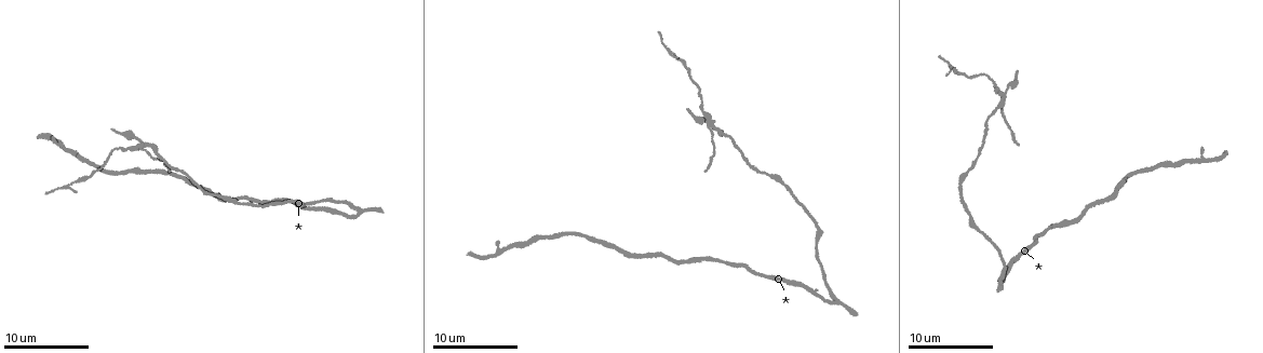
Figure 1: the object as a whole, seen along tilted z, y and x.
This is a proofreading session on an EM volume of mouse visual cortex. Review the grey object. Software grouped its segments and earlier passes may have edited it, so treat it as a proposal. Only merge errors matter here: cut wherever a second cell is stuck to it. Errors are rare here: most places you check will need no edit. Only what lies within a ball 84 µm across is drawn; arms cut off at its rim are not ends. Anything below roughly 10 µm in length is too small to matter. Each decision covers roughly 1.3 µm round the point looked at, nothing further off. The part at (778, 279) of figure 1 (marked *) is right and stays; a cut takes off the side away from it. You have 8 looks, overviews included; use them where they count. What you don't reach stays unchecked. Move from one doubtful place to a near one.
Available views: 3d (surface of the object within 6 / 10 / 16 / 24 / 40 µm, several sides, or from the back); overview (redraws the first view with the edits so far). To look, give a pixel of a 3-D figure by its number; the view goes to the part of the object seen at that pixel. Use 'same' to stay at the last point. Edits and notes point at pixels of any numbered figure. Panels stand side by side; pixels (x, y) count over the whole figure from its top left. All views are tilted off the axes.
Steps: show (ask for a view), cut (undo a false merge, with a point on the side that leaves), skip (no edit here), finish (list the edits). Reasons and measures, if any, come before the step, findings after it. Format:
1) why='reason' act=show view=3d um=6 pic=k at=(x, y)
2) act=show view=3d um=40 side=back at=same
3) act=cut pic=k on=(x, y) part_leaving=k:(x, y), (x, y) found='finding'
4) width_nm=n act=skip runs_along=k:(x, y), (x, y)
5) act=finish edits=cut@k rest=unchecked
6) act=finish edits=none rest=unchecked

why='calibre changes' act=show view=3d um=6 pic=1 at=(972, 218)

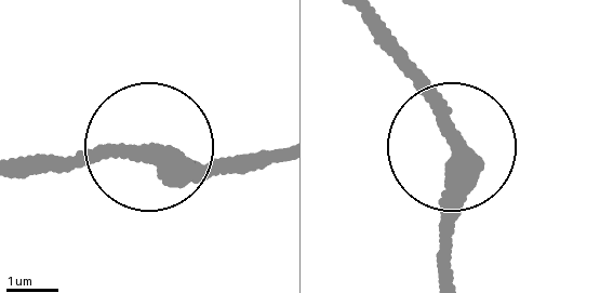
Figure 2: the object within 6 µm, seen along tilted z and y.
act=show view=3d um=6 side=back pic=2 at=(136, 154)

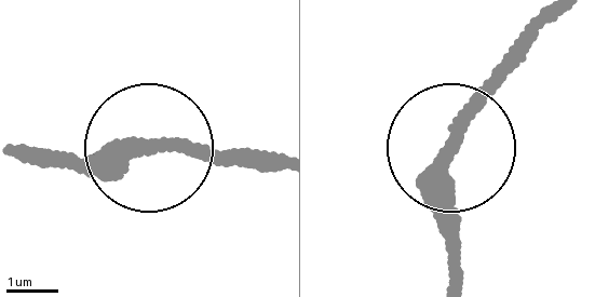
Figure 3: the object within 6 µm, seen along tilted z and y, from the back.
width_nm=290 act=skip runs_along=3:(23, 162), (90, 173), (162, 148), (267, 164) found='one cell here'

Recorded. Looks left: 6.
why='calibre changes' act=show view=3d um=6 pic=1 at=(966, 175)

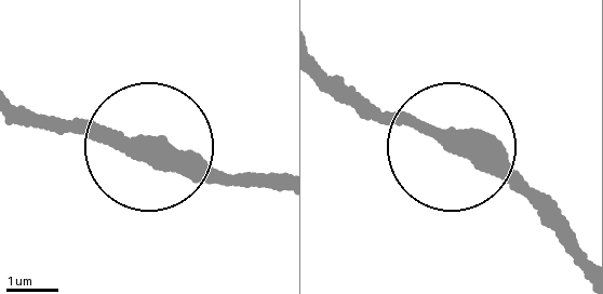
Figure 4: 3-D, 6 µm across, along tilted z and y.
width_nm=320 act=skip runs_along=4:(585, 275), (503, 163), (338, 101) found='all the same cell'

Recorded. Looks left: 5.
act=show view=3d um=6 pic=1 at=(818, 262)

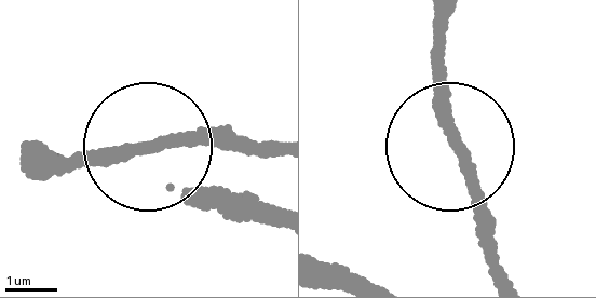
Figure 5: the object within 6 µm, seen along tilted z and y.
act=show view=3d um=6 side=back pic=5 at=(461, 155)

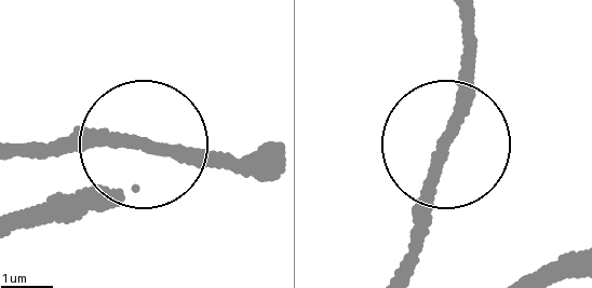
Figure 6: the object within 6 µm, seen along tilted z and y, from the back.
act=skip found='all the same cell'

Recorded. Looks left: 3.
why='calibre changes' act=show view=3d um=16 pic=1 at=(718, 131)

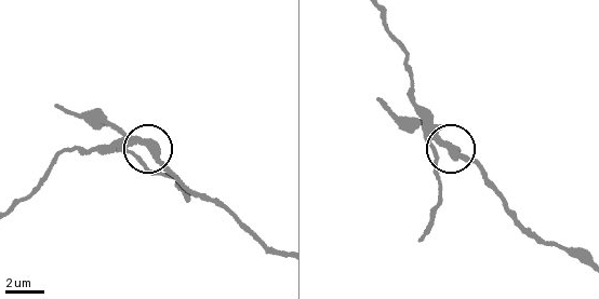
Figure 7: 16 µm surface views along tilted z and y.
act=cut pic=7 on=(105, 144) part_leaving=7:(130, 143), (92, 153), (54, 154), (34, 190), (15, 202) found='a second cell is stuck on'

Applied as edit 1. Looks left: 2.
act=finish edits=cut@7 rest=unchecked

